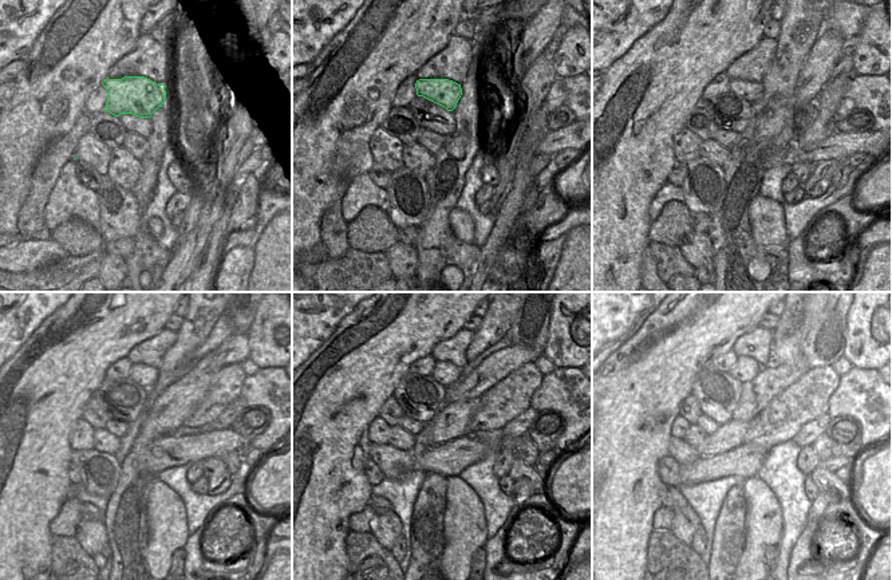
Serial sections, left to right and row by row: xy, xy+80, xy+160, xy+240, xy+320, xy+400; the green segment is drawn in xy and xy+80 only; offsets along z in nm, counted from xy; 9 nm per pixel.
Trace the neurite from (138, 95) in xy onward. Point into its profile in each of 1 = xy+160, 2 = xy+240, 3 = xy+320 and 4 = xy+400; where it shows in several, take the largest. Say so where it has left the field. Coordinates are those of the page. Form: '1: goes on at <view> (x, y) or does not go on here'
1: goes on at xy+160 (750, 91)
2: goes on at xy+240 (143, 375)
3: goes on at xy+320 (445, 373)
4: goes on at xy+400 (745, 369)

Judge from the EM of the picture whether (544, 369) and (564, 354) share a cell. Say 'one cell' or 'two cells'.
two cells

